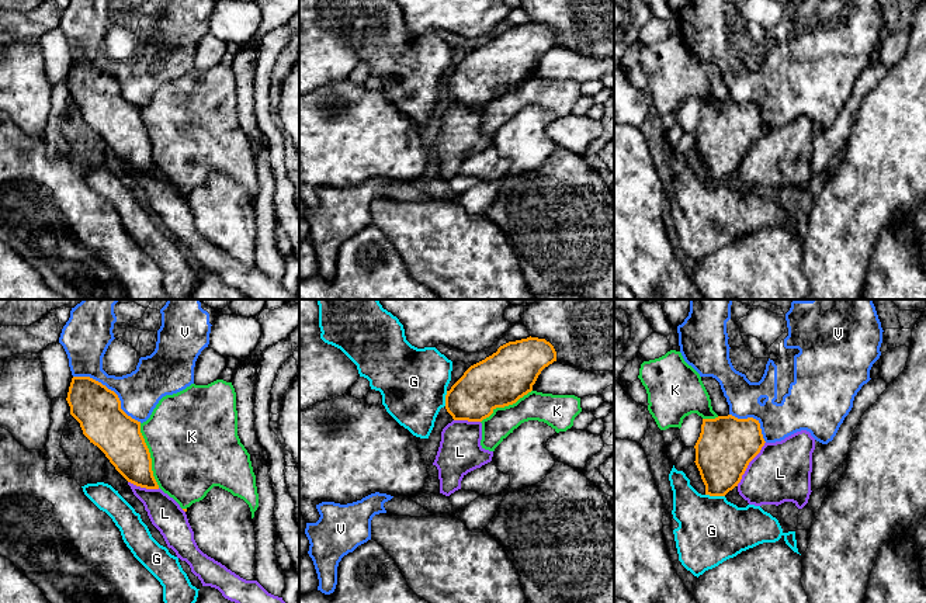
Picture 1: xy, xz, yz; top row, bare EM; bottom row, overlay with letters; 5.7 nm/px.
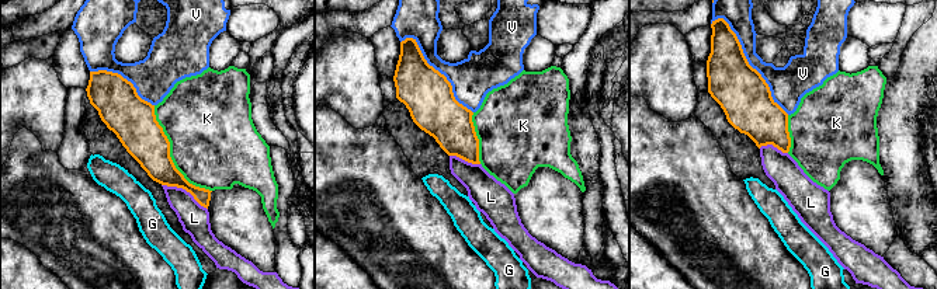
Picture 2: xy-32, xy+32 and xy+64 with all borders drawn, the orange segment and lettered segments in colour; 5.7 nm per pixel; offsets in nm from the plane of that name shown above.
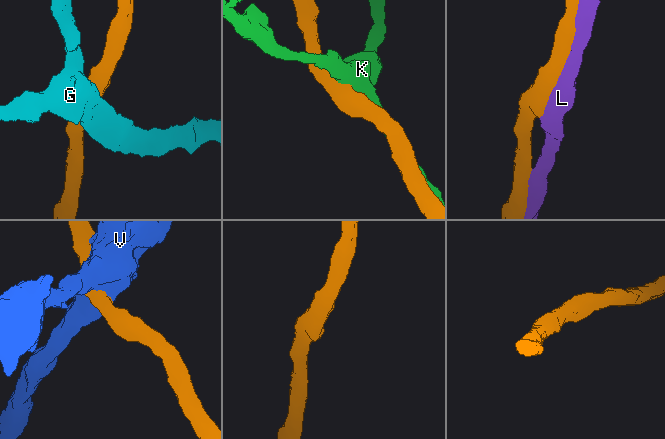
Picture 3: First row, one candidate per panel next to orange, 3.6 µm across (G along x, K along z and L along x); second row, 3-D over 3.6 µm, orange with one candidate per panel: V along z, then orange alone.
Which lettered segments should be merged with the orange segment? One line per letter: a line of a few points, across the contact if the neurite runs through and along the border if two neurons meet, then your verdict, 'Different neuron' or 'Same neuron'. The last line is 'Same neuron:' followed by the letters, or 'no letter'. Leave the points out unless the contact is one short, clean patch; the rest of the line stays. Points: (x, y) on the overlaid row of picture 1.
G: Line: yz (706, 494), (724, 496). Different neuron
K: Different neuron
L: Same neuron
V: Different neuron
Same neuron: L

